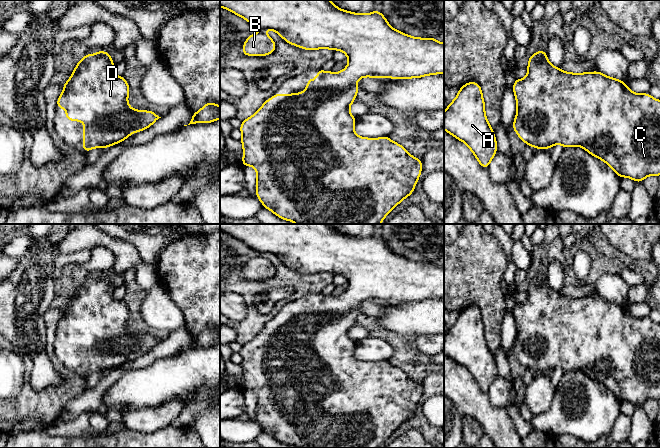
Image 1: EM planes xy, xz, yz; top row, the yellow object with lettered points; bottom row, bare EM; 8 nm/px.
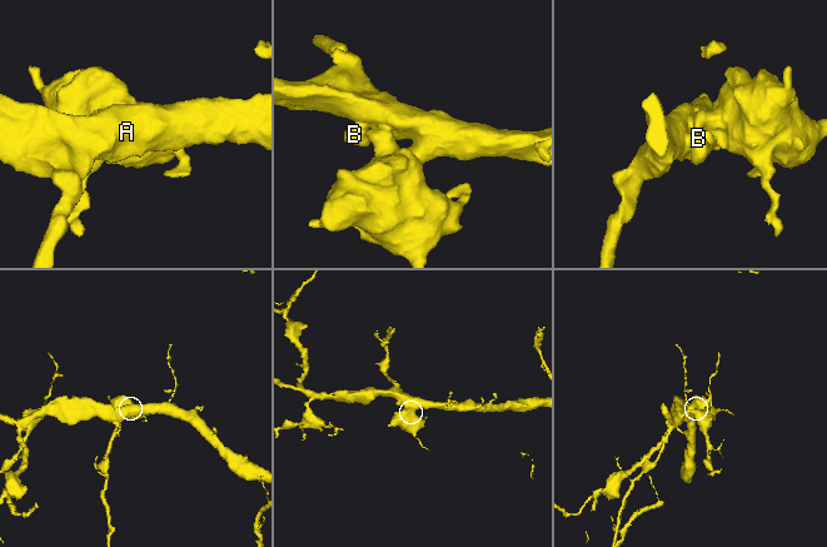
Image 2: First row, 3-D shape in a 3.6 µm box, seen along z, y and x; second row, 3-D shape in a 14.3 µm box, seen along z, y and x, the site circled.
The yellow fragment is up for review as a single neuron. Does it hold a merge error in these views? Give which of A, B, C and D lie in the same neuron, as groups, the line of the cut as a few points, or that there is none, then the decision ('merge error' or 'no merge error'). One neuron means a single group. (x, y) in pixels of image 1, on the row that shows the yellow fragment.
A B C D | no cut | no merge error

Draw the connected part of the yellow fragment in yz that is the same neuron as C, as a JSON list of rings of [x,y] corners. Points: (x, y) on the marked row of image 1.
[[[545,50],[537,51],[531,55],[527,68],[527,76],[524,79],[515,79],[512,86],[517,103],[517,113],[512,127],[524,143],[535,149],[550,149],[555,144],[561,144],[563,148],[581,146],[589,154],[609,165],[620,178],[629,177],[635,182],[642,182],[649,175],[660,176],[660,100],[654,99],[648,92],[636,94],[627,87],[625,81],[605,76],[598,70],[582,74],[561,71],[559,67],[549,63]]]

